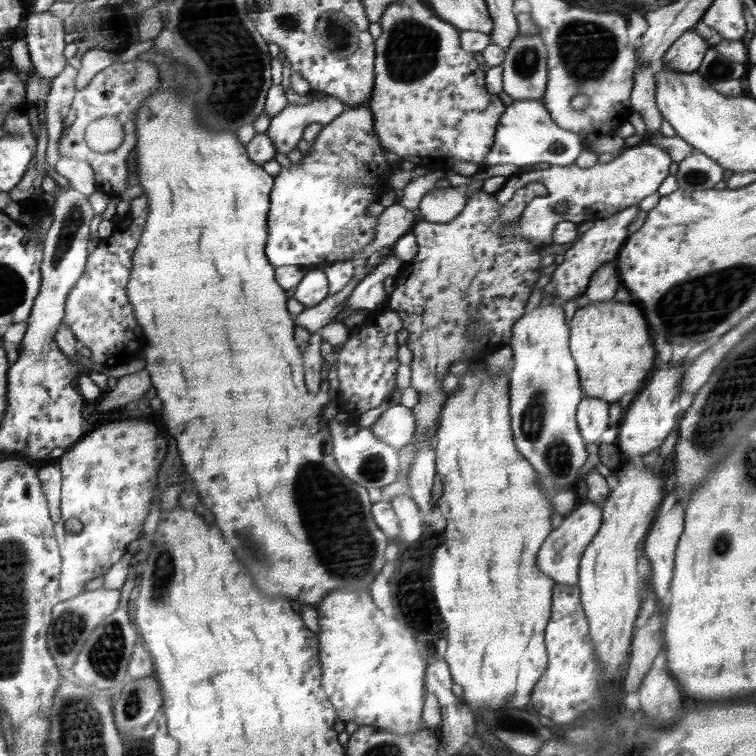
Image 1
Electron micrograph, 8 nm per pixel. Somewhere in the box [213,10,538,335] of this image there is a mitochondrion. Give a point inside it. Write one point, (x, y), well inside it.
(412, 50)

